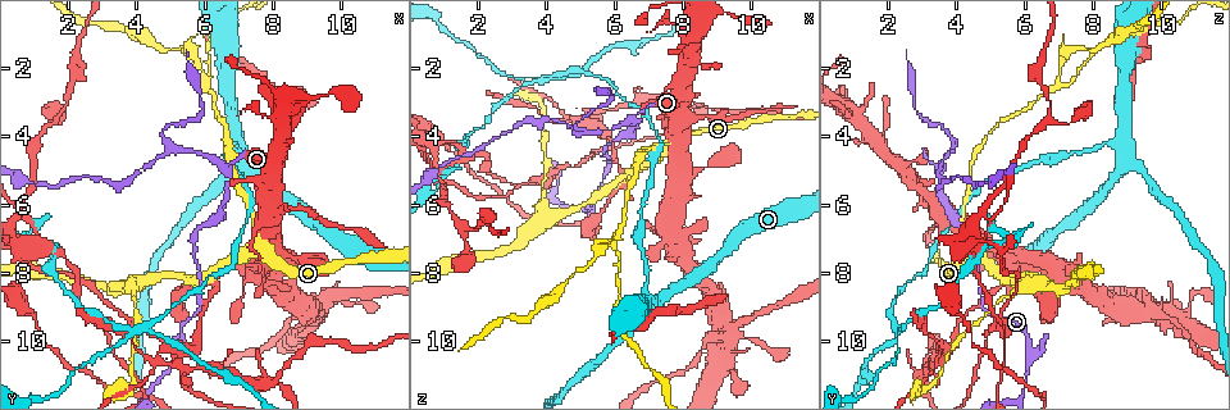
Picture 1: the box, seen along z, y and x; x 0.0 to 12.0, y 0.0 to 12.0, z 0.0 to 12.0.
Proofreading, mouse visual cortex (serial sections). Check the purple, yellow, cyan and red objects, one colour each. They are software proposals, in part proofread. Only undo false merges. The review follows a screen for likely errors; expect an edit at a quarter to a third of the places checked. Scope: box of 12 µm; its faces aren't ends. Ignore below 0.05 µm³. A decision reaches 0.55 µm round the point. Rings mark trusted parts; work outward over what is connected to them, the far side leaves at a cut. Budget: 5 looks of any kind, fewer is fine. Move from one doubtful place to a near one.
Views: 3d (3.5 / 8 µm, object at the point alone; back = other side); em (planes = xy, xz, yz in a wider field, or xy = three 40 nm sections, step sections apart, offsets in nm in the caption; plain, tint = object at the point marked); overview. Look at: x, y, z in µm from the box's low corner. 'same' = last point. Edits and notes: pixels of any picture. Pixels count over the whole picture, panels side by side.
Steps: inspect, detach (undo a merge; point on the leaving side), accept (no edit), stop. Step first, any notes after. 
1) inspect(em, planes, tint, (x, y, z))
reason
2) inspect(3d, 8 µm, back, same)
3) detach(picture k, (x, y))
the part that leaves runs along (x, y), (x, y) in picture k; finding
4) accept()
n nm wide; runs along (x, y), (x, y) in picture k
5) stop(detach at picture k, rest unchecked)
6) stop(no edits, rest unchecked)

inspect(3d, 3.5 µm, (7.6, 7.2, 4.4))
sudden change in width

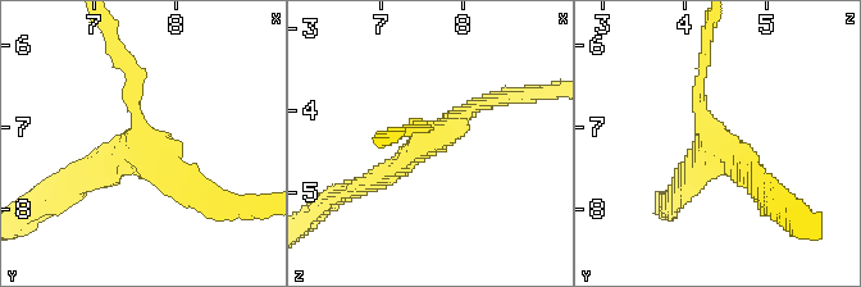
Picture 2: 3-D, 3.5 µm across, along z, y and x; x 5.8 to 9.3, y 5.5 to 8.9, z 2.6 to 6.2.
inspect(em, xy, step 3, tint, (7.60, 7.20, 4.35))

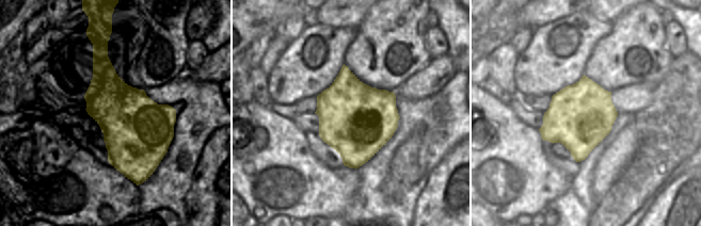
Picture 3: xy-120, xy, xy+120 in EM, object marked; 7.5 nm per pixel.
accept()
550 nm wide; runs along (490, 103), (368, 181) in picture 2; all the same cell

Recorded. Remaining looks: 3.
inspect(3d, 8 µm, (3.8, 8.6, 5.5))
thick turns thin

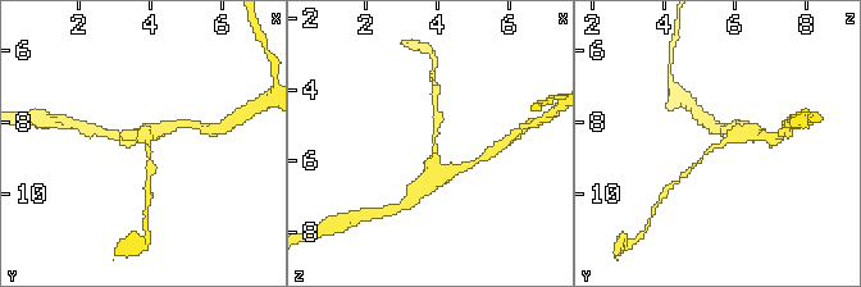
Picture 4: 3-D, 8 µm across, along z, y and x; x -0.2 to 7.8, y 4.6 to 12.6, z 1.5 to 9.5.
inspect(em, xy, step 2, tint, (4.0, 8.6, 5.6))
arms of 100, 400 nm; shape alone is not enough

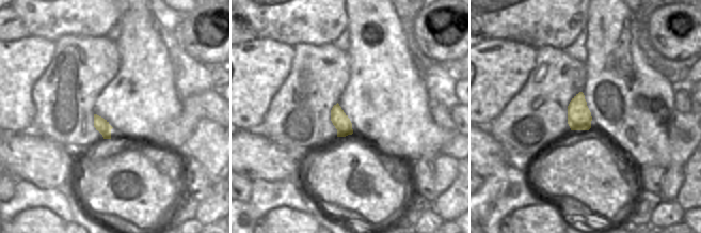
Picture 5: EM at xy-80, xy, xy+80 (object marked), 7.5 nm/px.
accept()
120 nm wide; runs along (747, 132), (715, 145), (691, 168) in picture 4; one cell here

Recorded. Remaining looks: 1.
stop(no edits, rest unchecked)

